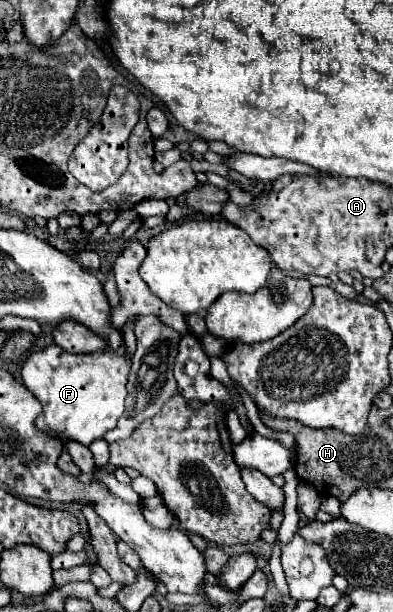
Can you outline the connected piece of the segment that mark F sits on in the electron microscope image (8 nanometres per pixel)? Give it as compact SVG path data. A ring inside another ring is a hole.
M126 343L116 351L104 347L92 355L74 355L58 345L48 345L24 359L20 375L24 387L32 391L42 405L36 425L62 441L74 439L82 445L90 445L94 439L100 439L106 431L114 429L116 421L122 417L126 409L128 371L130 361L126 357Z

